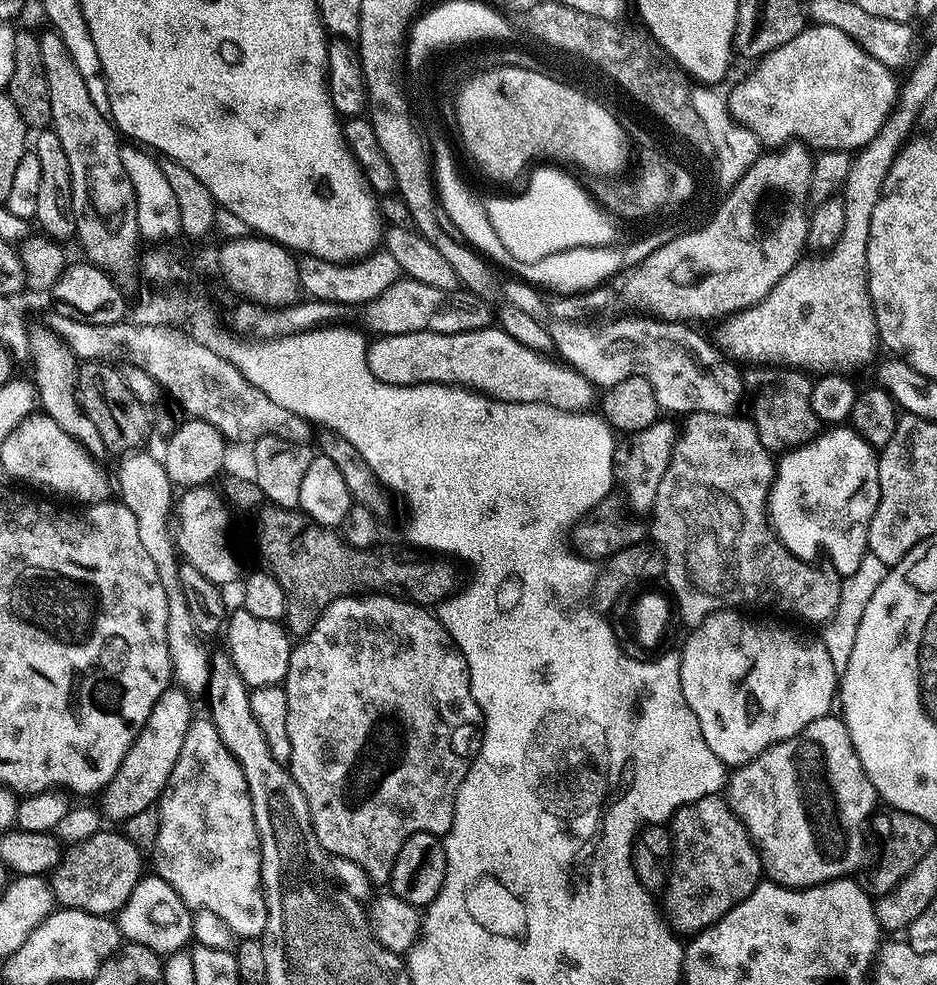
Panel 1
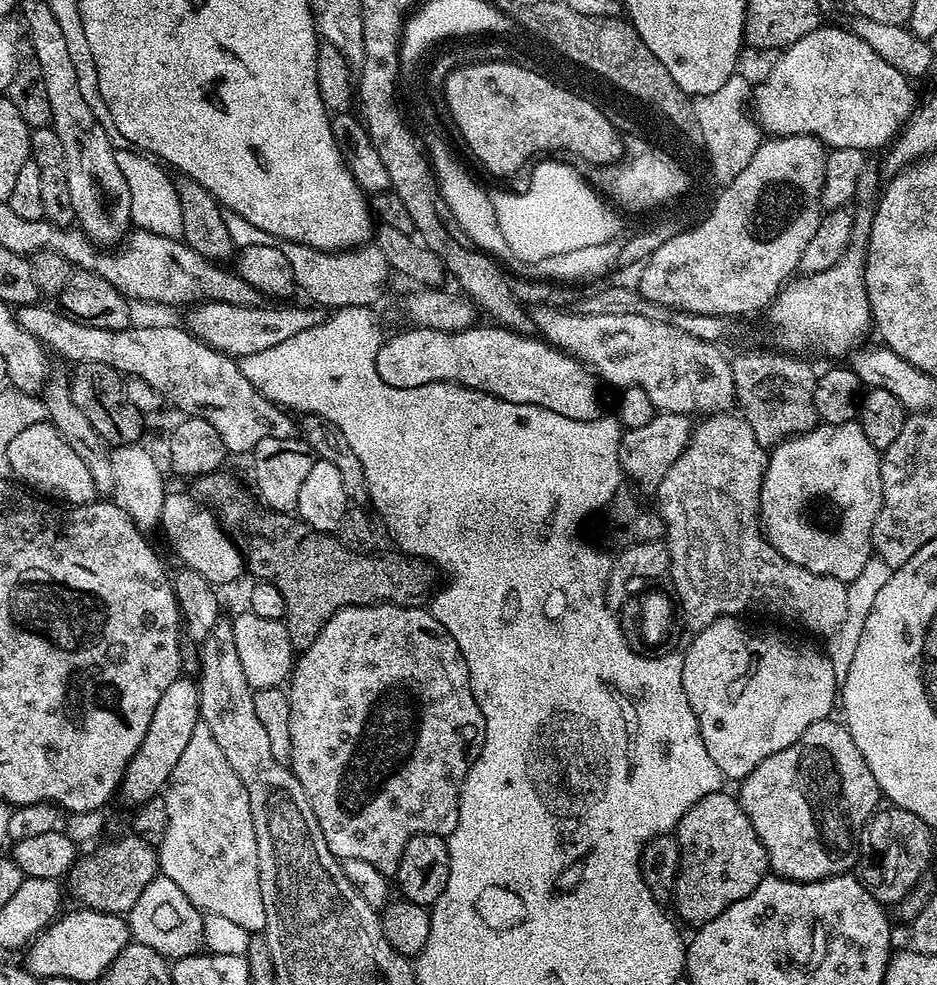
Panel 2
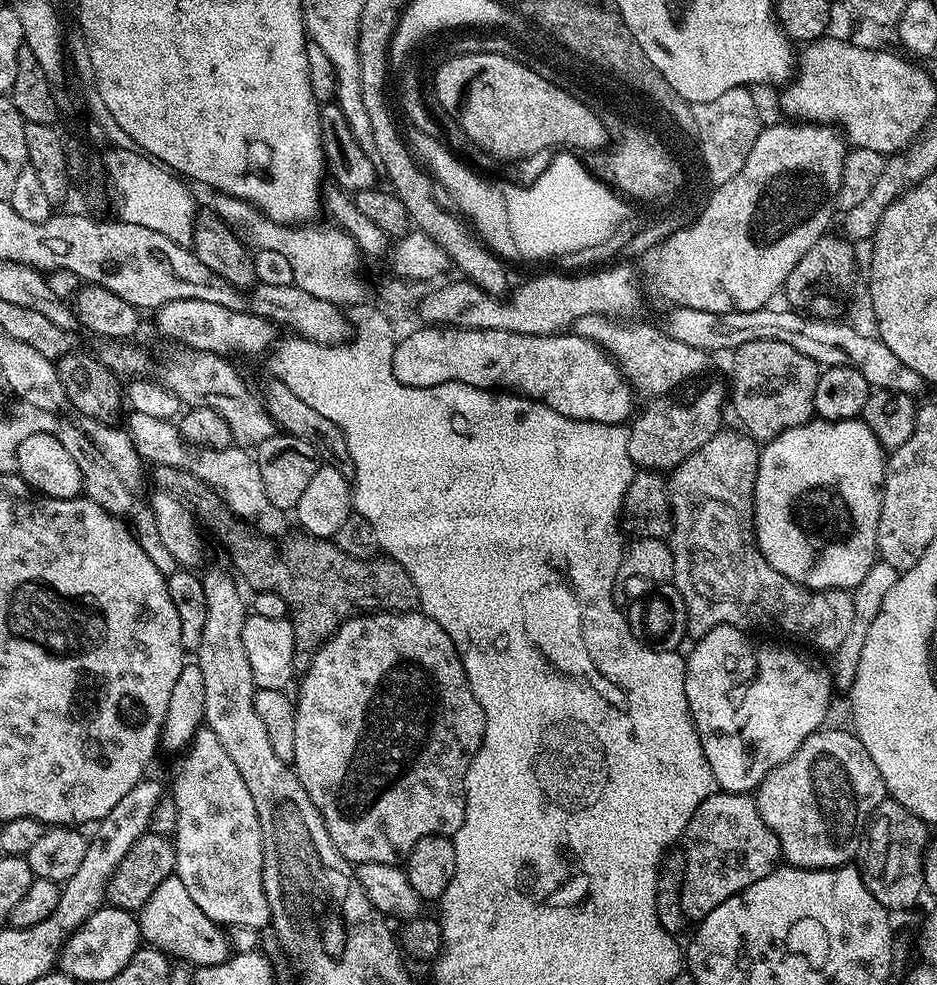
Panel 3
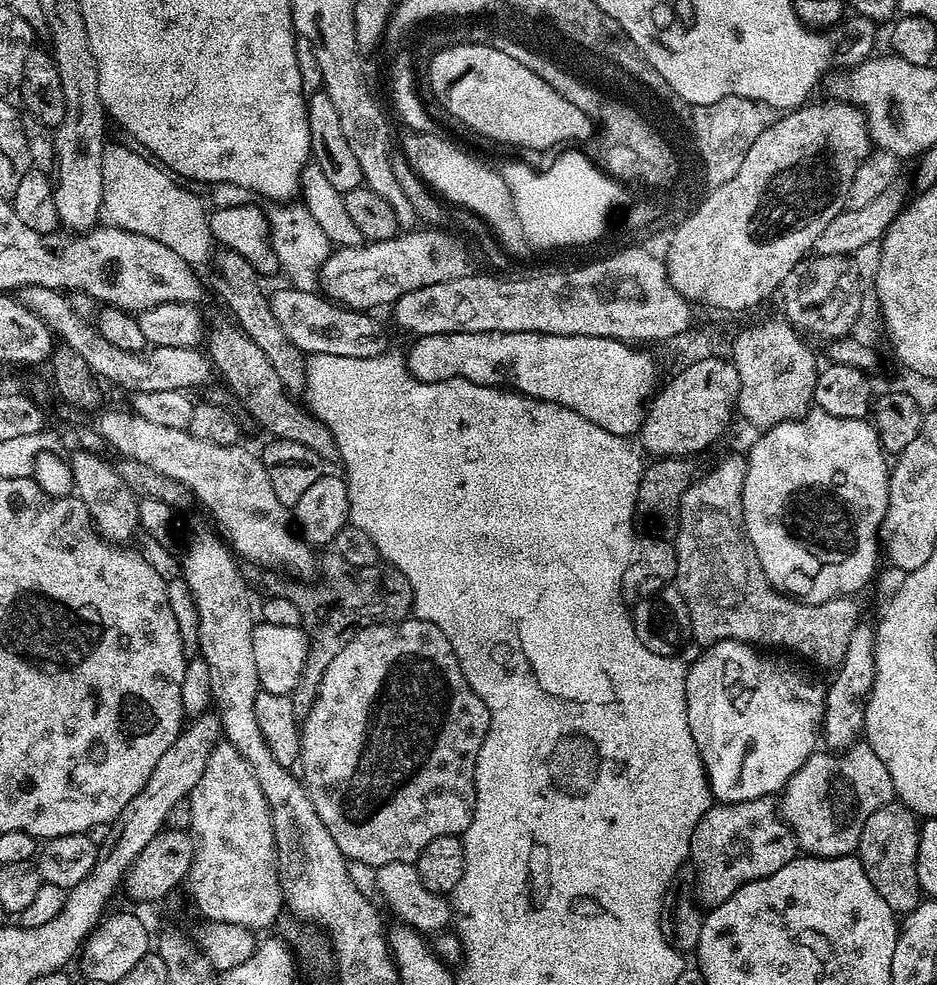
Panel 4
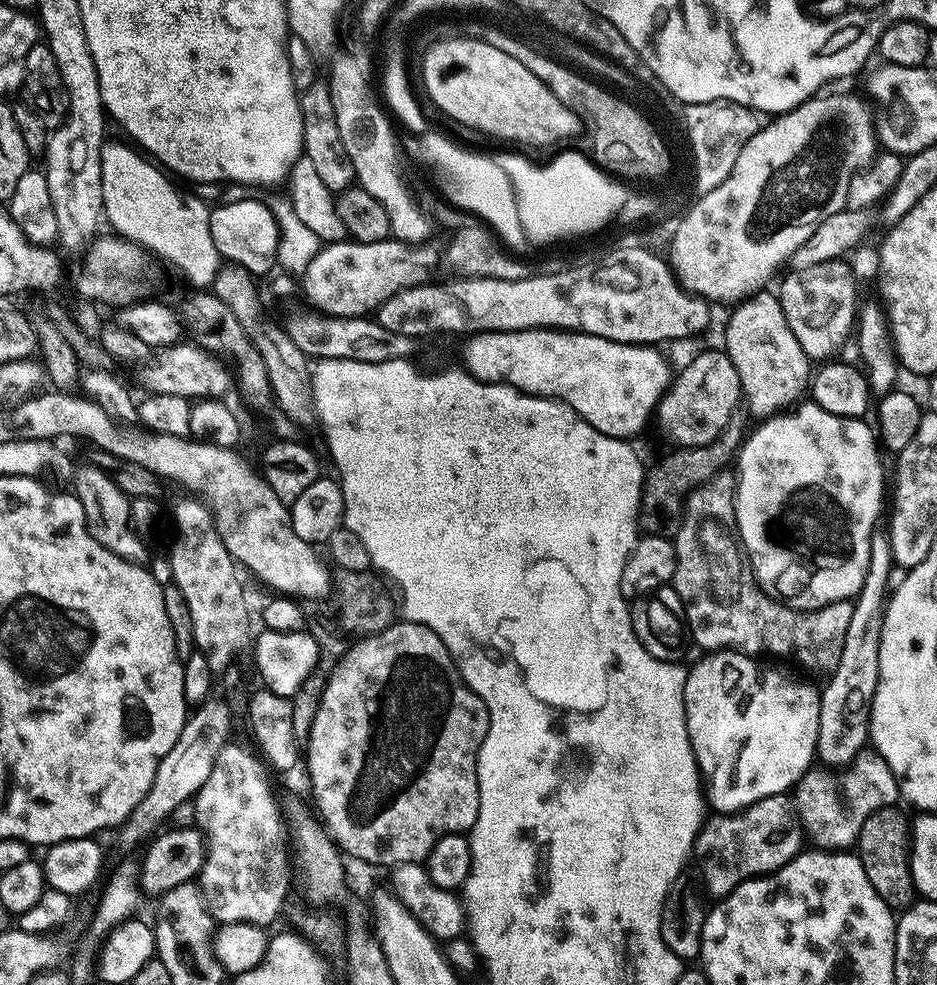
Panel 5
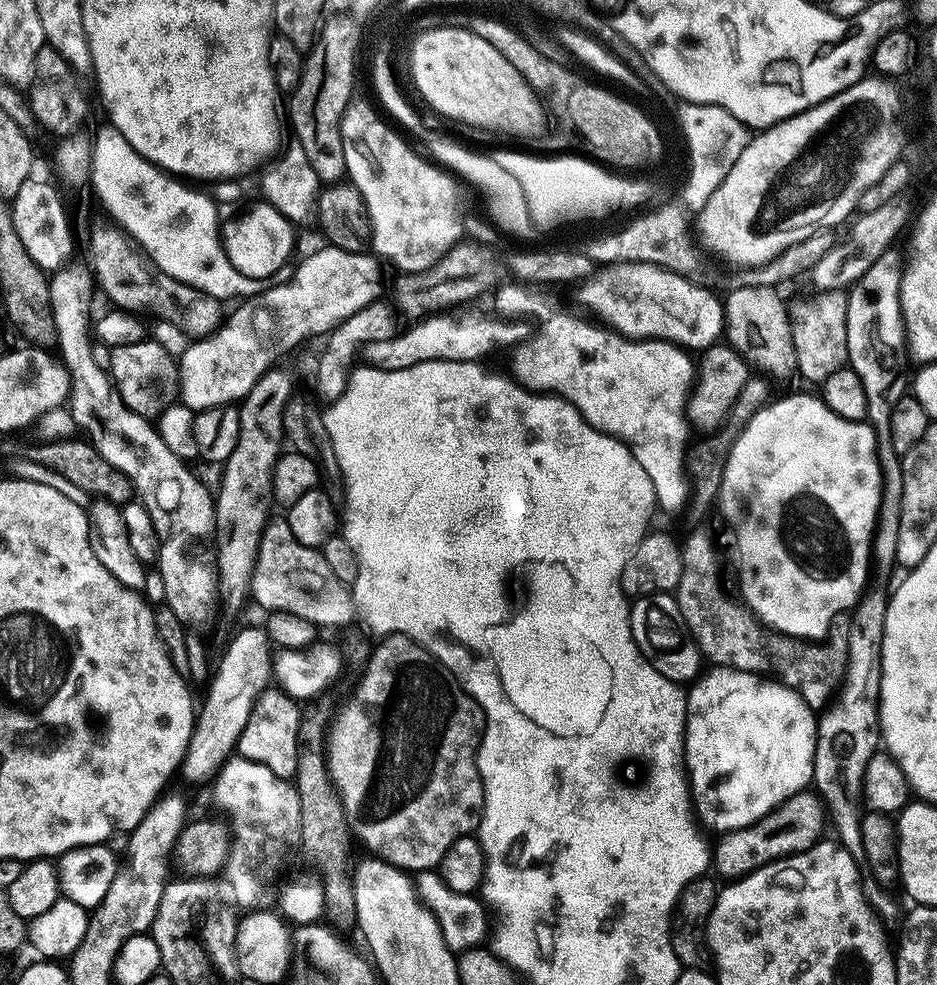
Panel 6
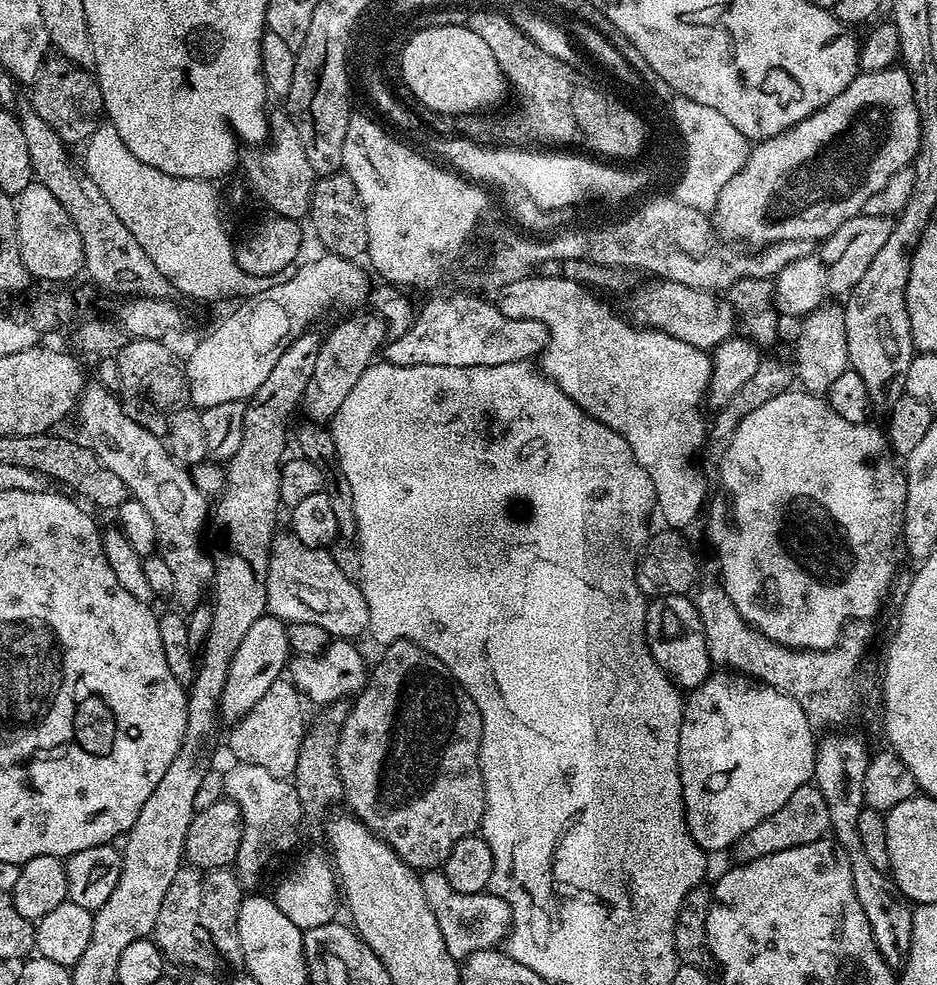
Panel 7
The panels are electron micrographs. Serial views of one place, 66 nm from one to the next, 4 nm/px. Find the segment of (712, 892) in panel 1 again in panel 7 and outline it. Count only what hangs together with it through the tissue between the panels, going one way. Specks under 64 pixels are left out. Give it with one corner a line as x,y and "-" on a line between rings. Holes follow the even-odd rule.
815,783
803,784
774,814
762,818
758,826
754,826
746,834
742,834
734,845
737,861
740,864
750,864
753,860
761,860
775,852
787,848
797,848
815,840
825,839
831,829
830,811
827,810
826,798
816,787

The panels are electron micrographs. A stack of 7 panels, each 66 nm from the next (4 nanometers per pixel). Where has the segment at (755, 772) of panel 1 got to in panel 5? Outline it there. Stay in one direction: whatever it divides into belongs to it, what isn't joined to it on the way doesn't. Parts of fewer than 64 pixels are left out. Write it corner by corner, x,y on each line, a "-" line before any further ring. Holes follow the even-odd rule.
865,746
837,782
829,771
809,770
794,789
794,803
809,841
820,850
848,850
857,843
864,819
879,808
891,808
901,799
896,776
876,749

